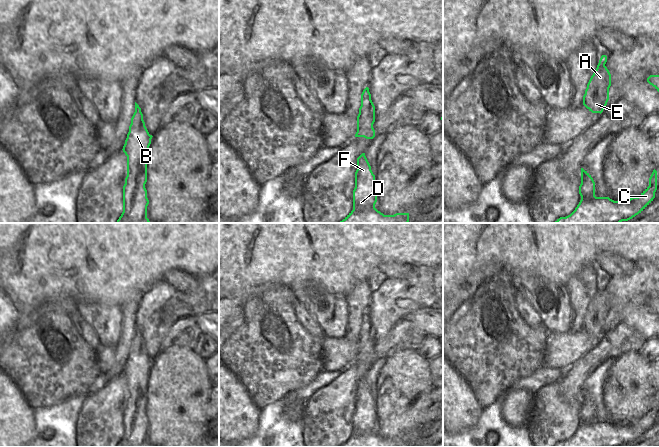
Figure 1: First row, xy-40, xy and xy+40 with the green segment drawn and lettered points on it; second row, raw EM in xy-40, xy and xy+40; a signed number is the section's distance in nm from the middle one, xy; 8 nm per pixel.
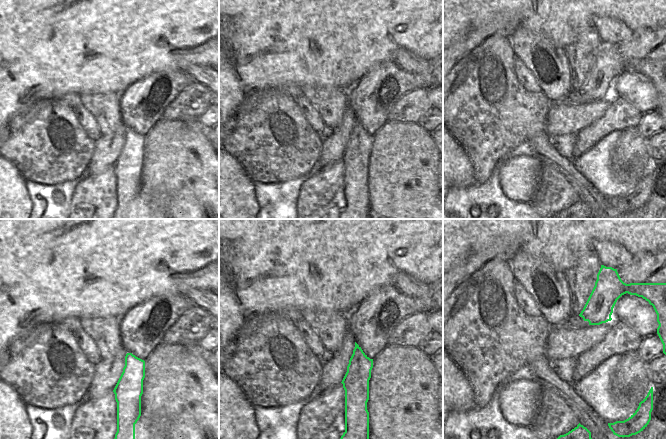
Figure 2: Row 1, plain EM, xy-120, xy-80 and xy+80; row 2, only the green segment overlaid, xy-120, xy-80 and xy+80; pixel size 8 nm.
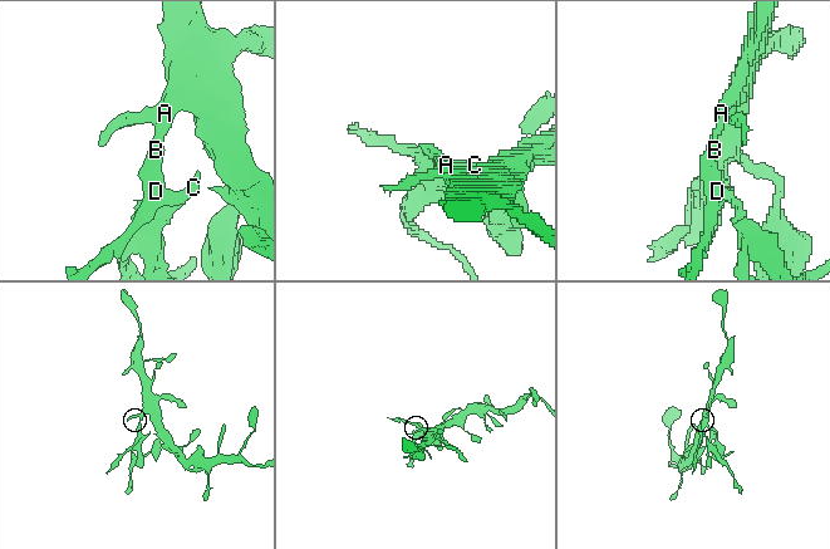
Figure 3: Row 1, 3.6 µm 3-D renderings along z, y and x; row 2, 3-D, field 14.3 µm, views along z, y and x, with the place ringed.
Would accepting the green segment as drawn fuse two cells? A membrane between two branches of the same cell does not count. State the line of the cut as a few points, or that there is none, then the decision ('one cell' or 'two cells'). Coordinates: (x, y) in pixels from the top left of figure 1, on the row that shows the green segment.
no cut | one cell

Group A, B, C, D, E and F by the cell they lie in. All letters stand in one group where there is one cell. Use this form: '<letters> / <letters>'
A B C D E F

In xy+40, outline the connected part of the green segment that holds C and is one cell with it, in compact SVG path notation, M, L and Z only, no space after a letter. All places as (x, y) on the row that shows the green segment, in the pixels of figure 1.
M581 168L579 194L581 200L575 210L555 223L621 223L641 213L655 198L657 190L657 171L654 169L649 186L638 196L622 201L609 197L595 196L595 182L591 175Z

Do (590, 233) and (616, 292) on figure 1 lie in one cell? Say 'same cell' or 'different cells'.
different cells

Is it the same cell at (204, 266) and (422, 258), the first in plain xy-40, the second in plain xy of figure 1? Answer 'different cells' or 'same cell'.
same cell

